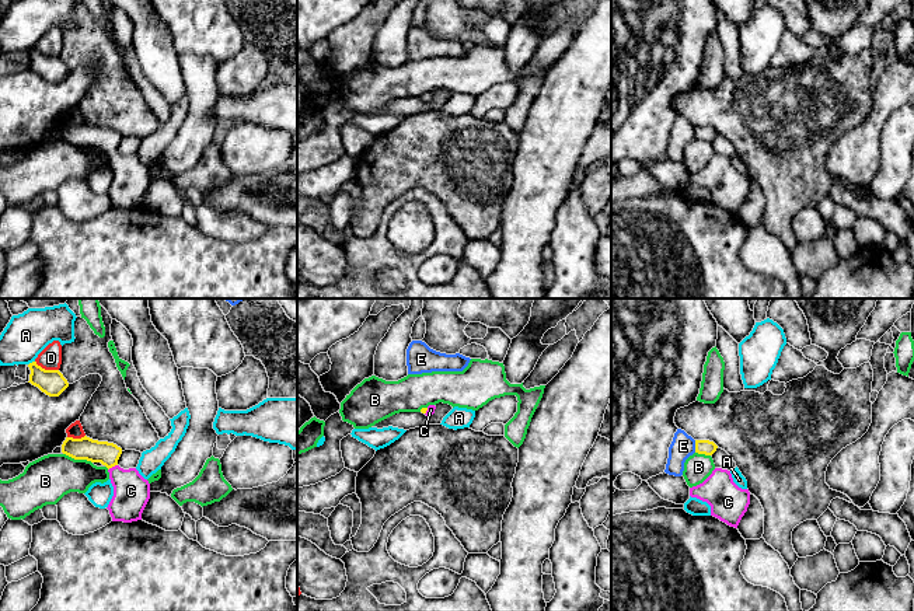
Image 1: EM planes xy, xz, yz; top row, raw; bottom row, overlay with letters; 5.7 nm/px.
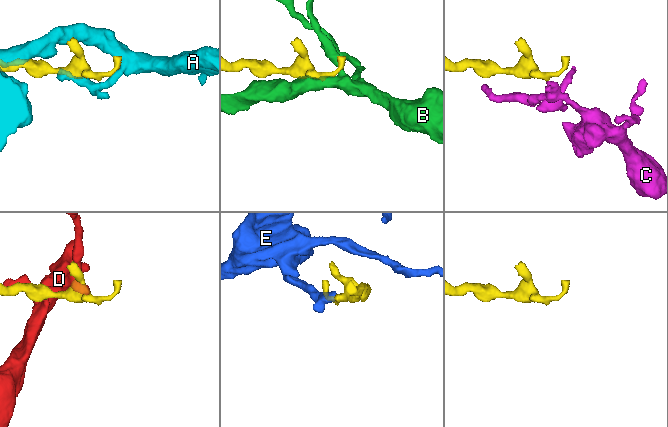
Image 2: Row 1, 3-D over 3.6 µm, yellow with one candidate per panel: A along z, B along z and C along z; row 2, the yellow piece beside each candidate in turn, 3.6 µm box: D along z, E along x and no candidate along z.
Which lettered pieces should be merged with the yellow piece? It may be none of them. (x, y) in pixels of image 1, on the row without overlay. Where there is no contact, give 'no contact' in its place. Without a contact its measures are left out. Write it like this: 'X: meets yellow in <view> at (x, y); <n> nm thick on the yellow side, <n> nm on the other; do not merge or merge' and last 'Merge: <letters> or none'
A: meets yellow in xy at (32, 48); 150 nm thick on the yellow side, 240 nm on the other; do not merge
B: meets yellow in xy at (77, 145); 130 nm thick on the yellow side, 280 nm on the other; do not merge
C: meets yellow in xy at (112, 152); 130 nm thick on the yellow side, 200 nm on the other; merge
D: meets yellow in xy at (46, 56); 150 nm thick on the yellow side, 130 nm on the other; do not merge
E: meets yellow in yz at (696, 132); 90 nm thick on the yellow side, 140 nm on the other; do not merge
Merge: C

